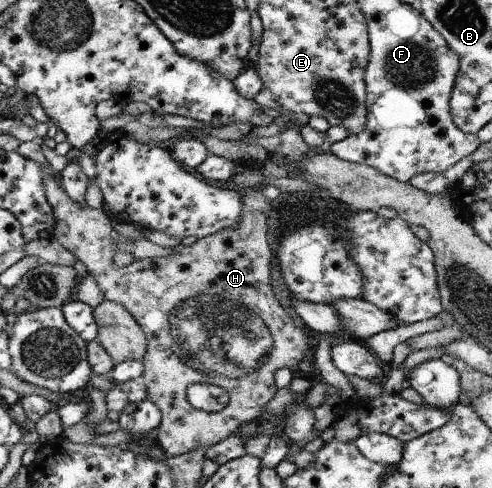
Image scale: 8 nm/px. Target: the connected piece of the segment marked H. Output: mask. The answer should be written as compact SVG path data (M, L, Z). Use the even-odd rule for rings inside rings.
M41 164L41 173L43 173L43 189L45 189L45 197L53 209L56 220L54 239L56 239L64 248L69 250L77 260L83 262L83 265L87 267L87 272L95 277L99 289L103 291L103 298L123 305L123 307L131 313L131 316L137 321L137 324L145 333L147 350L145 355L143 355L142 363L144 371L141 377L143 383L145 383L147 398L154 405L157 405L160 410L160 425L157 430L156 440L157 445L163 449L164 454L167 457L175 457L175 455L183 455L183 453L189 453L189 451L199 449L199 447L203 447L203 449L207 450L209 447L213 447L215 443L219 443L219 441L223 441L223 439L231 436L231 433L234 433L235 429L240 427L243 423L254 421L258 416L262 415L263 407L269 404L269 401L271 401L278 392L275 385L275 372L282 368L288 368L290 370L297 368L307 354L307 351L309 351L308 339L305 336L303 327L300 328L295 325L295 321L291 319L289 313L287 313L288 311L285 311L285 309L281 307L281 304L277 301L272 291L271 273L269 273L269 271L271 271L271 267L276 262L273 258L273 253L271 253L270 244L272 241L267 230L267 219L269 219L269 215L275 207L271 204L273 201L269 199L269 197L263 195L264 187L251 187L251 189L242 196L242 213L241 219L239 219L239 223L237 223L237 227L231 227L231 229L219 231L219 233L206 236L205 238L199 238L198 242L189 245L189 247L181 246L180 248L176 248L175 253L171 253L171 255L167 255L167 257L144 258L134 260L124 267L114 267L113 257L115 257L118 250L114 249L113 221L110 220L105 210L103 208L93 209L88 205L81 207L79 203L75 203L75 201L73 201L73 199L65 192L65 189L62 187L62 182L57 181L55 173L53 173L47 165ZM195 383L217 385L217 387L221 387L221 389L227 391L227 393L229 393L229 403L227 403L227 407L221 409L219 412L211 413L192 407L191 403L187 400L187 389Z

